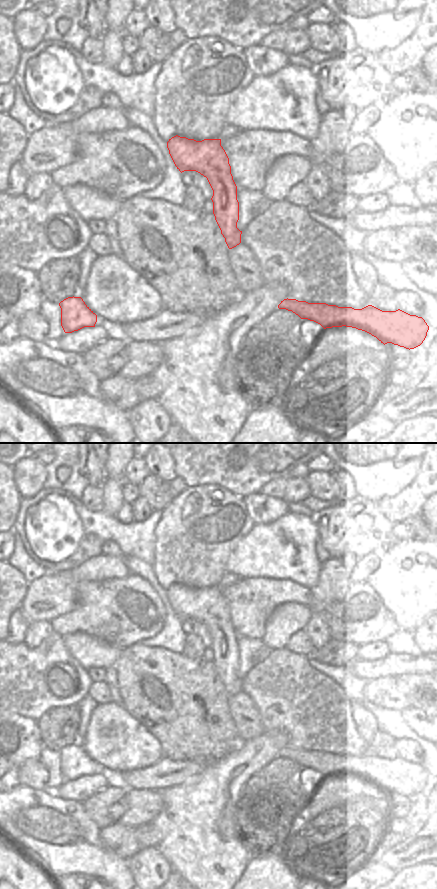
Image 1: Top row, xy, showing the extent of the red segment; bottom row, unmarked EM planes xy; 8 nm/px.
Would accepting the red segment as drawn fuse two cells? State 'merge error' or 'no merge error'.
no merge error

